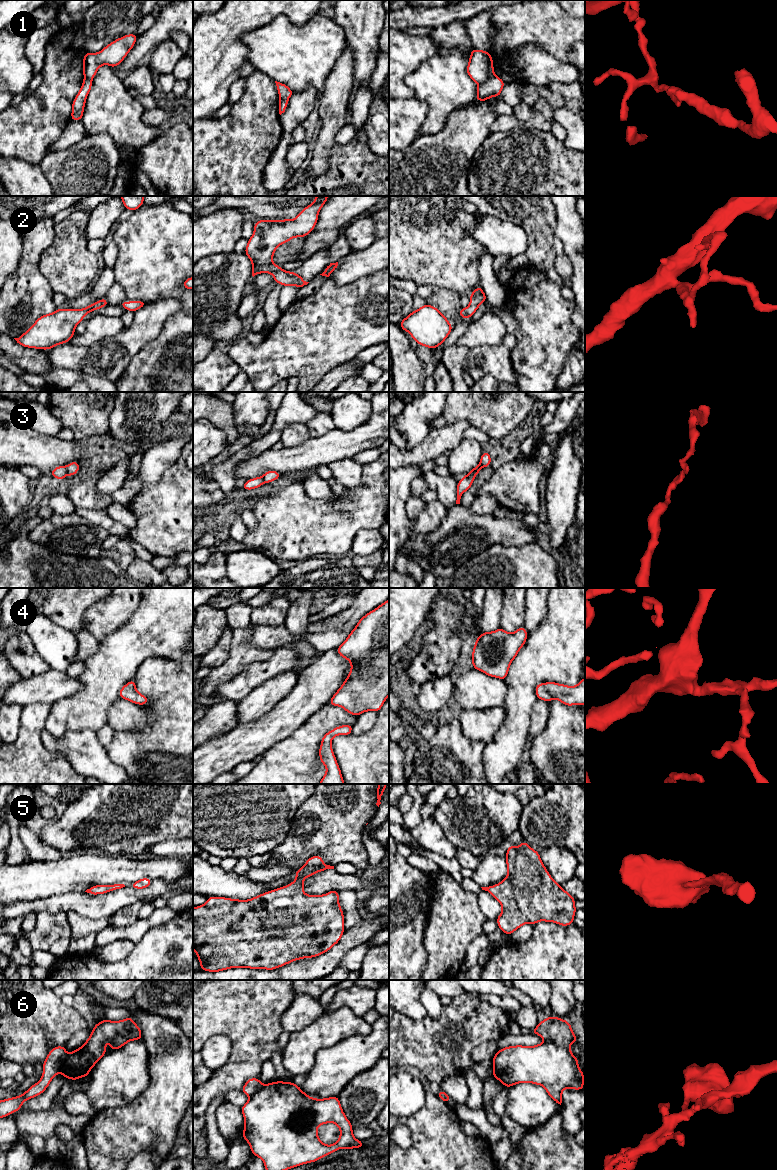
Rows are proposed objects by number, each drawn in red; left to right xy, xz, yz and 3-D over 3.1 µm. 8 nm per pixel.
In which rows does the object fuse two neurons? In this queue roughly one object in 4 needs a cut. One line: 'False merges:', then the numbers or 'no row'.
False merges: 1, 3, 6

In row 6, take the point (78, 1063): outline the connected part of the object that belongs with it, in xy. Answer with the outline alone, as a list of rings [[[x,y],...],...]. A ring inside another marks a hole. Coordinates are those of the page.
[[[131,1016],[120,1021],[103,1019],[95,1024],[91,1035],[80,1048],[67,1054],[61,1064],[61,1074],[74,1081],[87,1077],[95,1064],[106,1054],[106,1040],[114,1051],[130,1041],[142,1040],[142,1032]]]

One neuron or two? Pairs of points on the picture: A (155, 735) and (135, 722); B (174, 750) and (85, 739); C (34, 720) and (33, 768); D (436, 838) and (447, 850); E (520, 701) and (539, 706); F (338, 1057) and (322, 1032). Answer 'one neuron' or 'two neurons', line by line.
A: two neurons
B: two neurons
C: one neuron
D: one neuron
E: two neurons
F: two neurons

